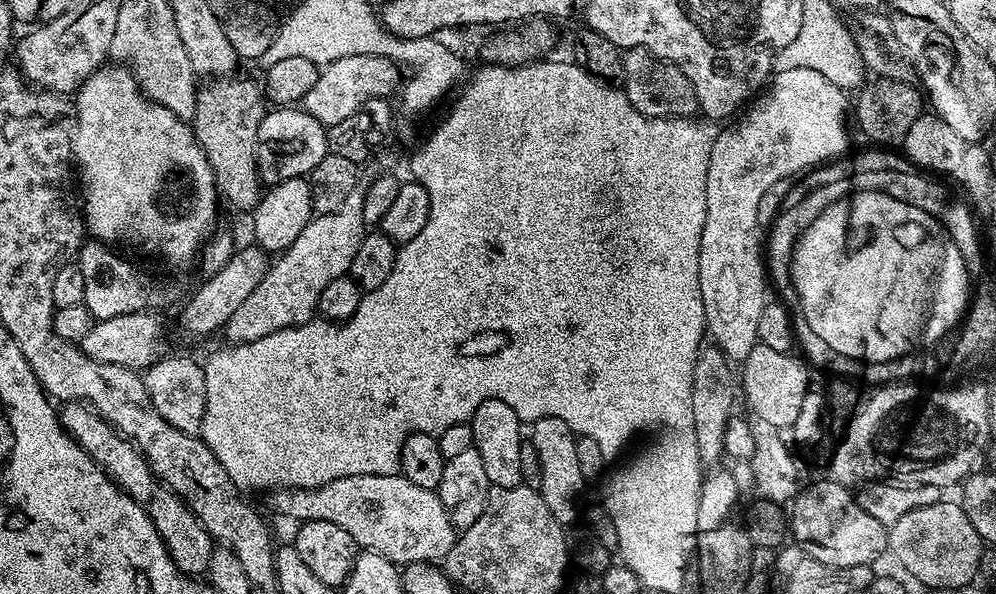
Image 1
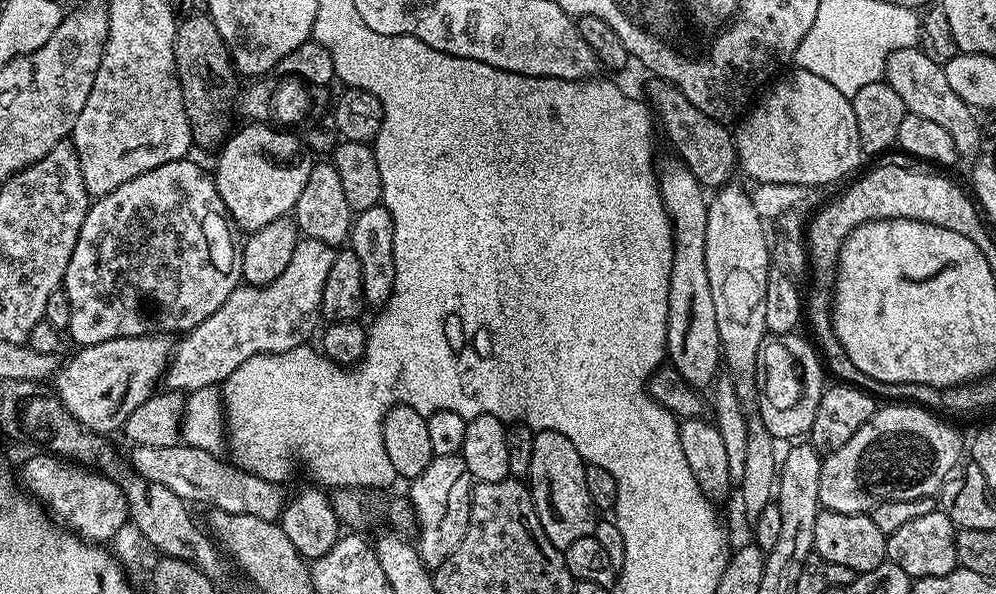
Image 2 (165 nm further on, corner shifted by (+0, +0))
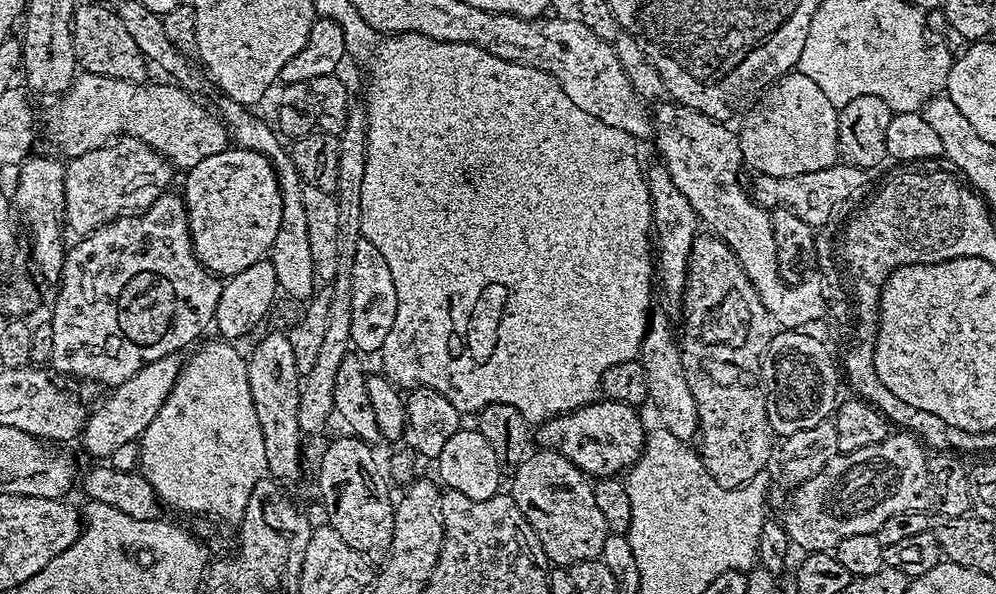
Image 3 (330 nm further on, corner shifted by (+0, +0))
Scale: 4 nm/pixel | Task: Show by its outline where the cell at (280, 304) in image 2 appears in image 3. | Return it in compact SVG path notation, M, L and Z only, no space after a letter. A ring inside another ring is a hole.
M179 355L158 358L158 362L142 366L142 370L134 374L134 378L126 378L126 382L122 382L107 393L108 397L101 402L100 408L91 411L82 433L84 448L90 455L100 456L96 458L110 458L114 450L126 446L126 442L139 441L144 435L146 426L154 422L158 410L162 410L172 392L172 387L176 385L182 367L180 359Z

